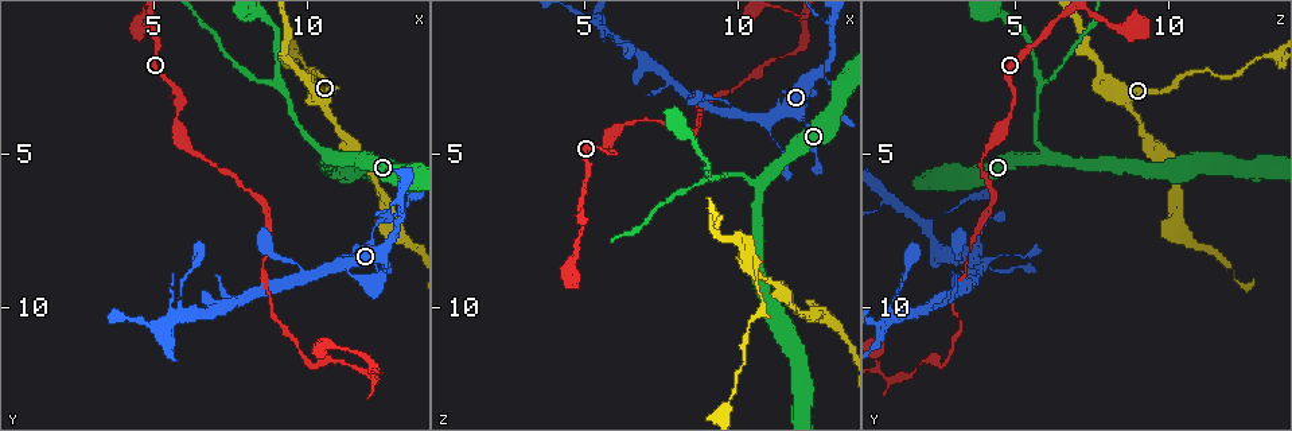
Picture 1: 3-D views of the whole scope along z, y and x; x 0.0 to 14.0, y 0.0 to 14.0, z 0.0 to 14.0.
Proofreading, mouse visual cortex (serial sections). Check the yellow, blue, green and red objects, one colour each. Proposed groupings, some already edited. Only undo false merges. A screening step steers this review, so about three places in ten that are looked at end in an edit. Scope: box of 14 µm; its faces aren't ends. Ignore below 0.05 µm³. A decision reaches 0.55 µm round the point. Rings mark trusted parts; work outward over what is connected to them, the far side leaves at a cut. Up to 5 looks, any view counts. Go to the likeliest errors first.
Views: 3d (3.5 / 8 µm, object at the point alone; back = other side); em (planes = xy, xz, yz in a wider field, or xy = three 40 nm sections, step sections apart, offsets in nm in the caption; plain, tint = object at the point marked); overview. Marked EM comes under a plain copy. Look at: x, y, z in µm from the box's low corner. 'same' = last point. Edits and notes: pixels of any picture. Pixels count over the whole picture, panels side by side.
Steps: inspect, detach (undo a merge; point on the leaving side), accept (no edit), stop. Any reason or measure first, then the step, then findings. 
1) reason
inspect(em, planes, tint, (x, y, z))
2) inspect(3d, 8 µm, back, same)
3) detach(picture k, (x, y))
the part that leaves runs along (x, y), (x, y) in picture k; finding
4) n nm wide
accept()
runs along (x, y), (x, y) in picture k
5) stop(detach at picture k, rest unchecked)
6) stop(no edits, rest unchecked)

three arms meet
inspect(3d, 8 µm, (9.6, 1.8, 13.2))

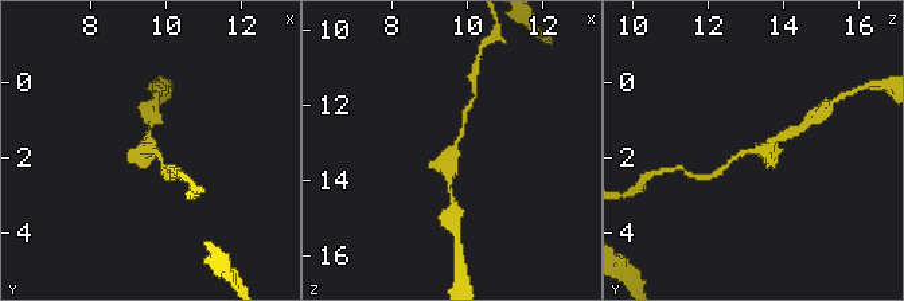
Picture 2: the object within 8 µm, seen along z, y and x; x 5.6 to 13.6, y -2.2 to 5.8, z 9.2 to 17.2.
closer look
inspect(3d, 3.5 µm, back, (9.6, 1.7, 13.3))

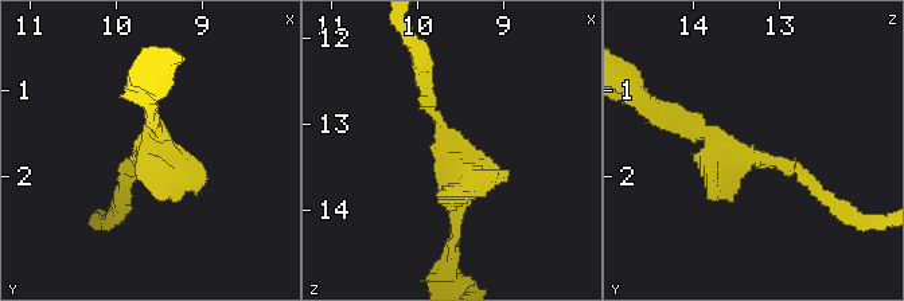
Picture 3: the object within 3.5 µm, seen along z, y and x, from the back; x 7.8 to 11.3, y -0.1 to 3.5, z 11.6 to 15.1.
now the EM
inspect(em, xy, step 2, tint, (9.70, 1.75, 13.30))

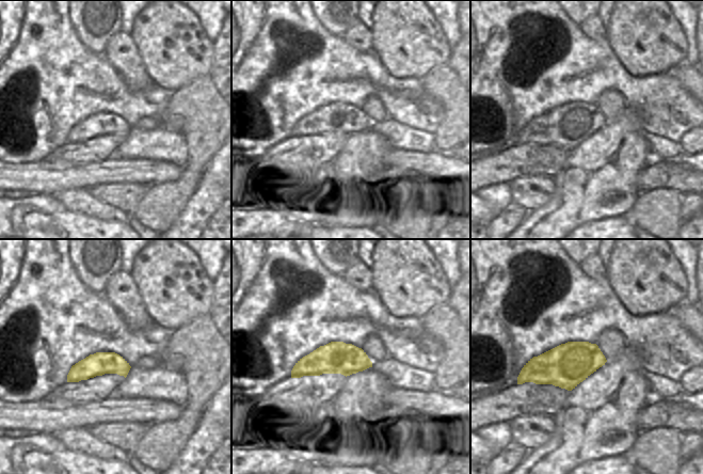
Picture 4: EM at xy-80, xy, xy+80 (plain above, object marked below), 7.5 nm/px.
accept()
runs along (420, 81), (458, 191) in picture 3; continuous, no second cell

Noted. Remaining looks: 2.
branch point
inspect(3d, 3.5 µm, (12.8, 7.3, 10.2))

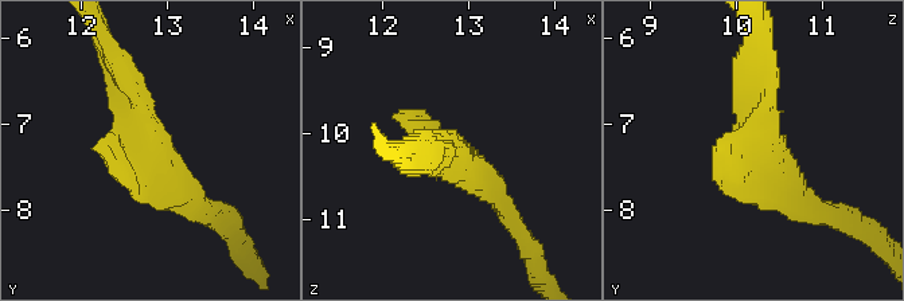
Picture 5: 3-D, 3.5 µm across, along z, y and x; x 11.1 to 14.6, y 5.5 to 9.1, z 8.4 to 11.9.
inspect(em, xy, step 5, tint, (12.80, 7.25, 10.25))

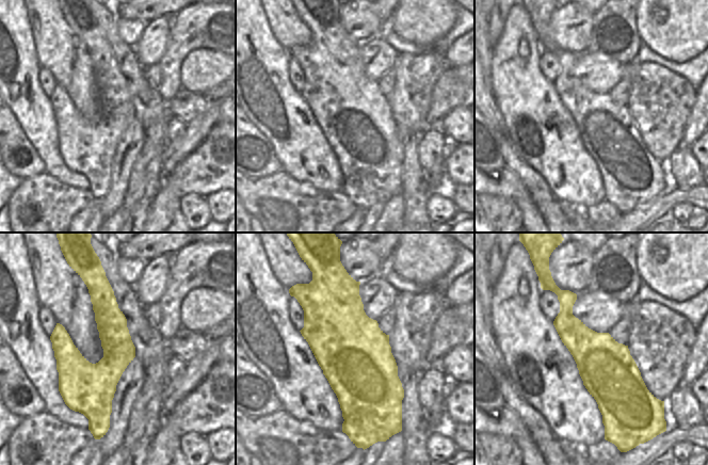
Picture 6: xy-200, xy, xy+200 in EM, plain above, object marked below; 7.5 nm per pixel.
accept()
runs along (107, 287), (107, 417) in picture 6; continuous, no second cell

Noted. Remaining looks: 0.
stop(no edits, rest unchecked)

